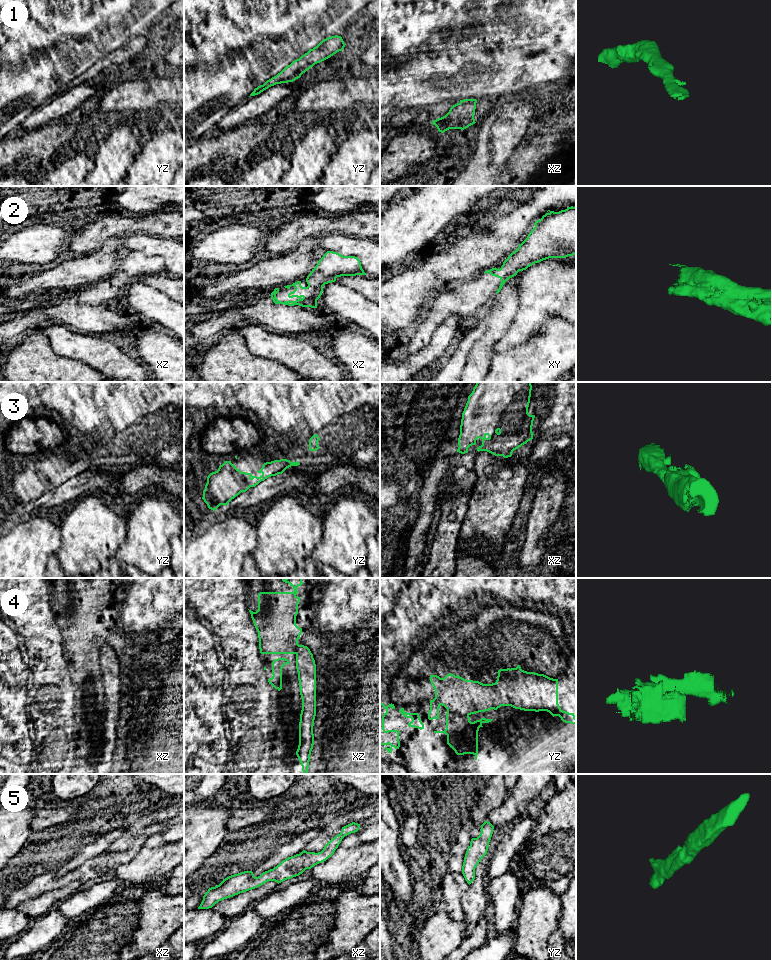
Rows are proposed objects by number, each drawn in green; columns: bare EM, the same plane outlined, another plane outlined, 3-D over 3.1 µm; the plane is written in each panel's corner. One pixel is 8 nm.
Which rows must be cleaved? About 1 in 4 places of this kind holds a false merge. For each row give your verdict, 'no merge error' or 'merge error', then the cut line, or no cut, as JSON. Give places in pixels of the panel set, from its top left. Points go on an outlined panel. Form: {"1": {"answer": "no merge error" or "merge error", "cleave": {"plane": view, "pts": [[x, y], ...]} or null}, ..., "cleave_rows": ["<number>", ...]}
{"1": {"answer": "no merge error", "cleave": null}, "2": {"answer": "no merge error", "cleave": null}, "3": {"answer": "no merge error", "cleave": null}, "4": {"answer": "merge error", "cleave": {"plane": "yz", "pts": [[447, 709], [468, 716]]}}, "5": {"answer": "no merge error", "cleave": null}, "cleave_rows": ["4"]}

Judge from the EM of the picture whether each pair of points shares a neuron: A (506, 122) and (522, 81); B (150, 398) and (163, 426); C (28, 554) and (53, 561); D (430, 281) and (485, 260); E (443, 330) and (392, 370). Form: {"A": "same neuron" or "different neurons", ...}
{"A": "different neurons", "B": "different neurons", "C": "different neurons", "D": "same neuron", "E": "same neuron"}

